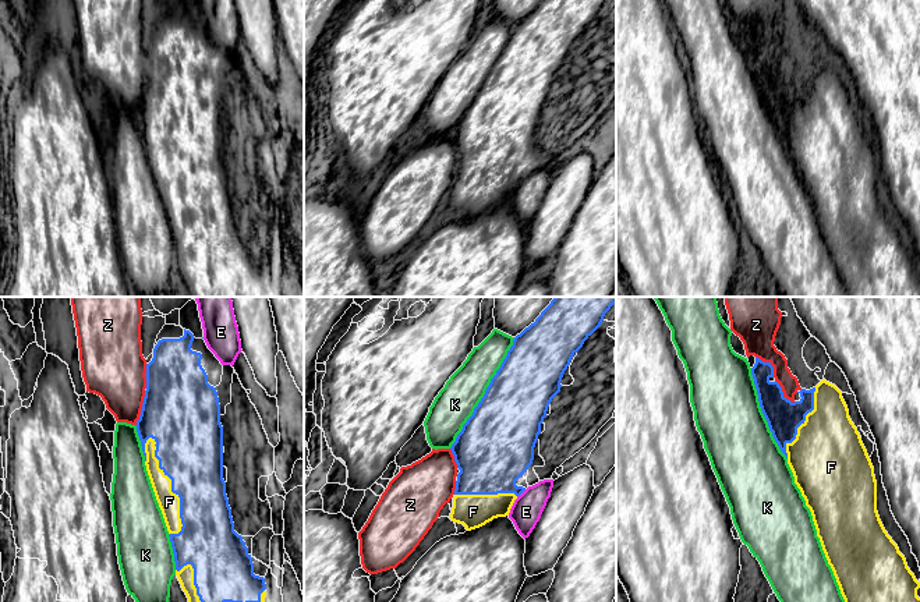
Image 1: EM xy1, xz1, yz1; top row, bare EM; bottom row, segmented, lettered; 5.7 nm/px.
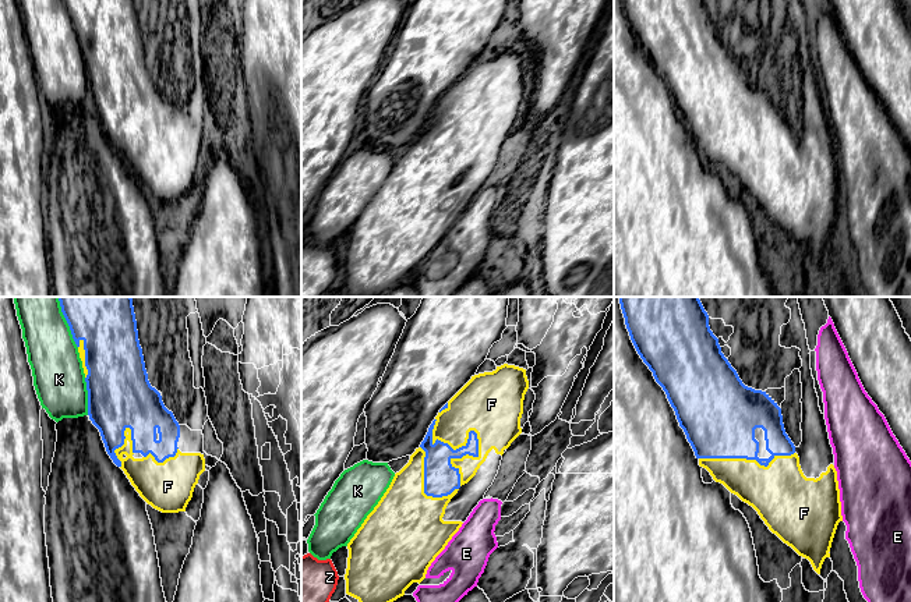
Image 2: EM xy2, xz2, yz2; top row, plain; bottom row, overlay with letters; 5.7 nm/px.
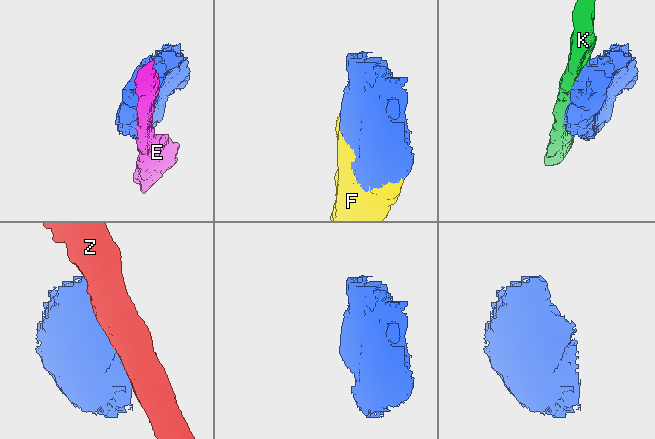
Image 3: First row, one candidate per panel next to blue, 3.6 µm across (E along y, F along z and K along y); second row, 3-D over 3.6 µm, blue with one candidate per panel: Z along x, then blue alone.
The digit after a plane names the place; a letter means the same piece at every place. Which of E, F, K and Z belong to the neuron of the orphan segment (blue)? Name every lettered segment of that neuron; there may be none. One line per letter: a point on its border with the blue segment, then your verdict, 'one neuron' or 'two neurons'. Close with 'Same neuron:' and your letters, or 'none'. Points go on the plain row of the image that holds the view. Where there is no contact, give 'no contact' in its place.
E: contact xz1 (522, 180); two neurons
F: contact xz2 (476, 123); one neuron
K: contact xz1 (485, 81); two neurons
Z: contact xy1 (142, 96); two neurons
Same neuron: F

